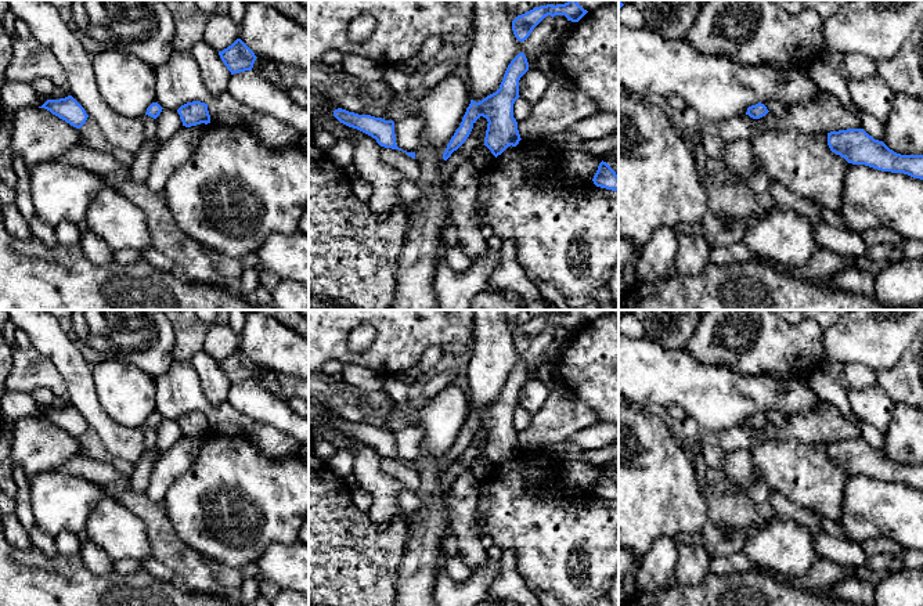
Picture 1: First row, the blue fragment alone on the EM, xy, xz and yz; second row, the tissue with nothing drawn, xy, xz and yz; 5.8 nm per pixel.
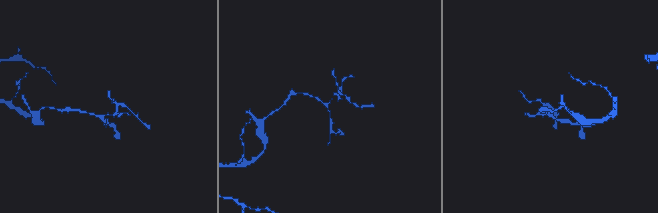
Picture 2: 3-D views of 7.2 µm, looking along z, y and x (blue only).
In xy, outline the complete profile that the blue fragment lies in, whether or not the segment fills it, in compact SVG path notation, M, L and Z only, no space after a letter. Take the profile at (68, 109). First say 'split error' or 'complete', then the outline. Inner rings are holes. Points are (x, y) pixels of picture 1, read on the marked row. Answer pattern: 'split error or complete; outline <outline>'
complete; outline M72 95L60 100L47 100L39 108L50 111L76 129L80 129L89 118L84 108Z

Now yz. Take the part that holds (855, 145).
complete; outline M863 129L830 131L828 145L832 152L848 163L865 165L881 172L904 173L923 180L923 155L897 154Z

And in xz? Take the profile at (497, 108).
complete; outline M519 53L508 65L500 89L476 102L470 100L462 118L461 126L455 130L443 159L447 160L469 137L476 120L483 116L487 119L484 145L497 158L508 147L519 144L520 134L518 122L513 118L513 104L519 95L519 80L529 71L529 62L524 53Z

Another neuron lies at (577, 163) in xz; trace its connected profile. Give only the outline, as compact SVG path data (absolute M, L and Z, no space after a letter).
M567 147L563 149L563 167L569 177L591 181L601 162L601 158L587 154L580 148Z

